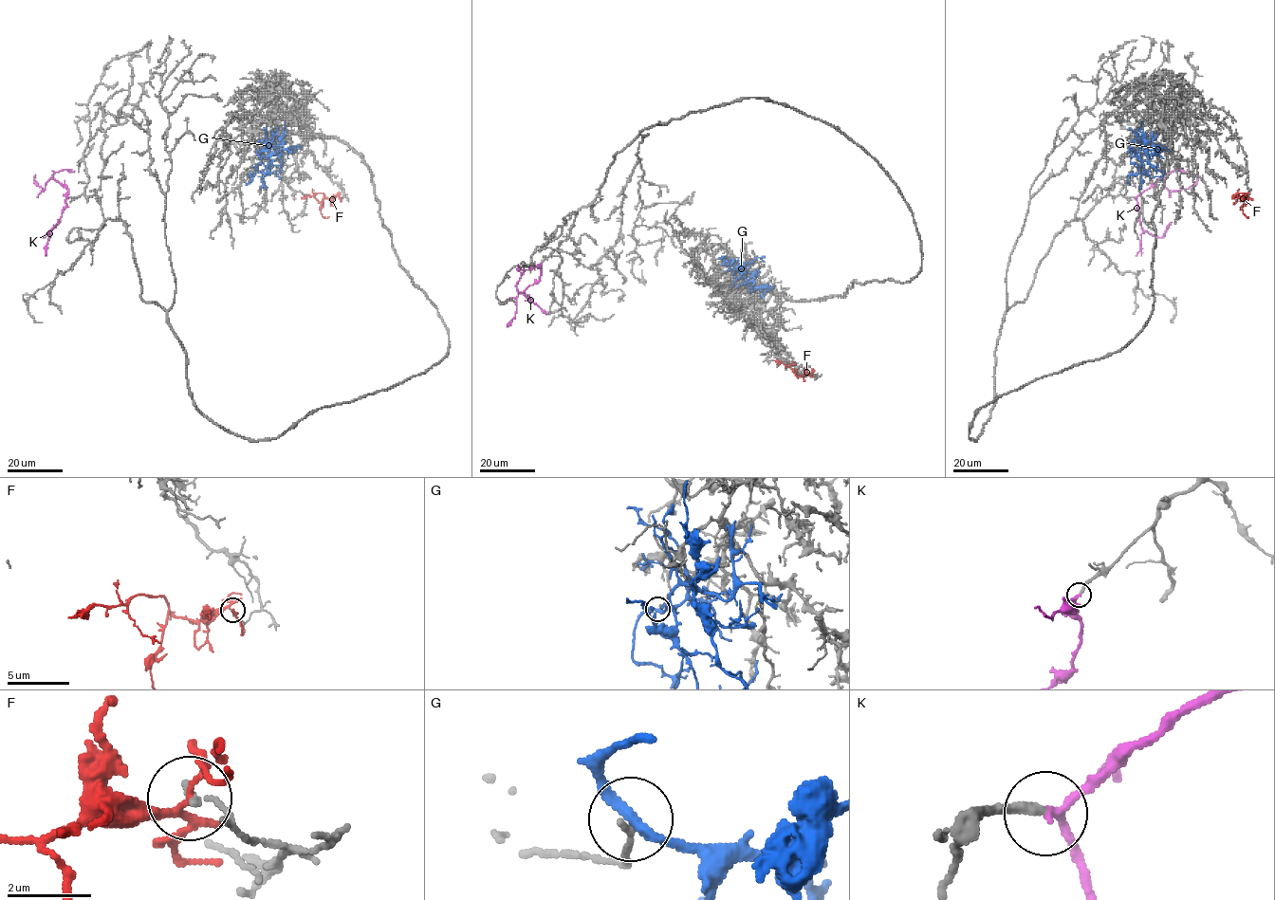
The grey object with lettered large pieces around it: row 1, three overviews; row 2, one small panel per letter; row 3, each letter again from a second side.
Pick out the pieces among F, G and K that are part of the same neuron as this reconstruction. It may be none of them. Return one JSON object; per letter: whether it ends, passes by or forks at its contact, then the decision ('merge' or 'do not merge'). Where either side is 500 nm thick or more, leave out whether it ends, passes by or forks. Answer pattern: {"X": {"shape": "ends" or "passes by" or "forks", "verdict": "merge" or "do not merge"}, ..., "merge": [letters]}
{"F": {"shape": "forks", "verdict": "do not merge"}, "G": {"shape": "passes by", "verdict": "do not merge"}, "K": {"shape": "passes by", "verdict": "merge"}, "merge": ["K"]}

